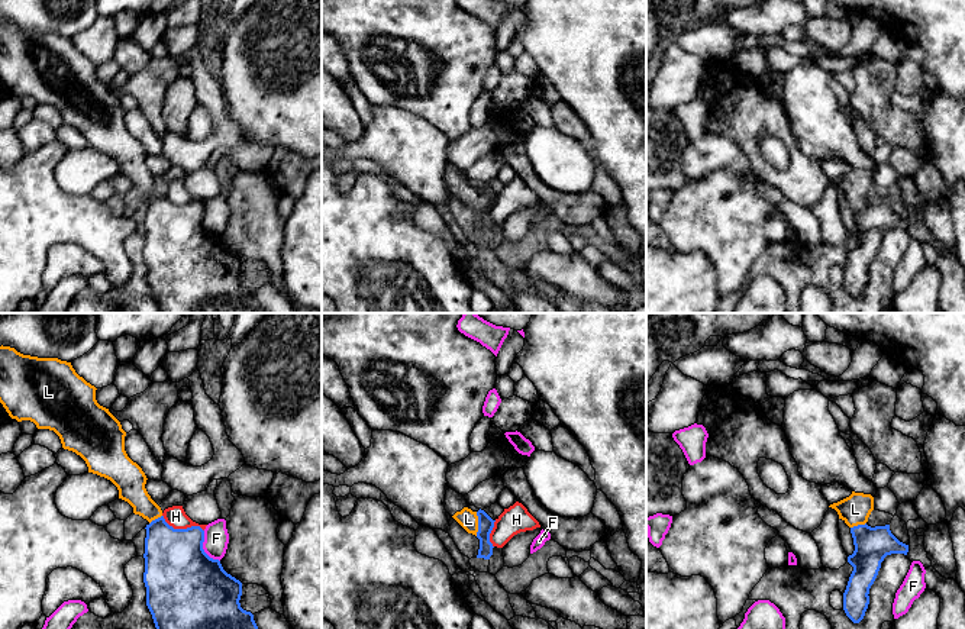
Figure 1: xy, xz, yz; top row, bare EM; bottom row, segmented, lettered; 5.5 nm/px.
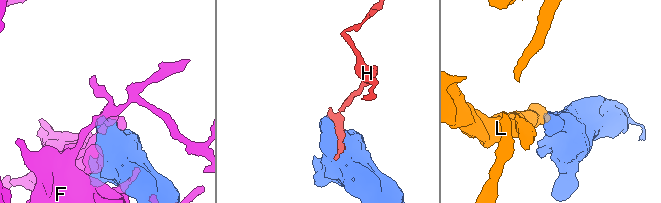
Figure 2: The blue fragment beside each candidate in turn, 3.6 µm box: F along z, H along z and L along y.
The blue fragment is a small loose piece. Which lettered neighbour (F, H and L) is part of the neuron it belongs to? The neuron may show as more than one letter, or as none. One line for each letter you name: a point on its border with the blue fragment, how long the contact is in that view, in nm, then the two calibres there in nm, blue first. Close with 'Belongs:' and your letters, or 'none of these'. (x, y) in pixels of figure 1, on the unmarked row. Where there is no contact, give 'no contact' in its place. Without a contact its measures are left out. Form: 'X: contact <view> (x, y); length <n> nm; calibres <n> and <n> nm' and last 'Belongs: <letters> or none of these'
L: contact xz (478, 199); length 140 nm; calibres 90 and 110 nm
Belongs: L

